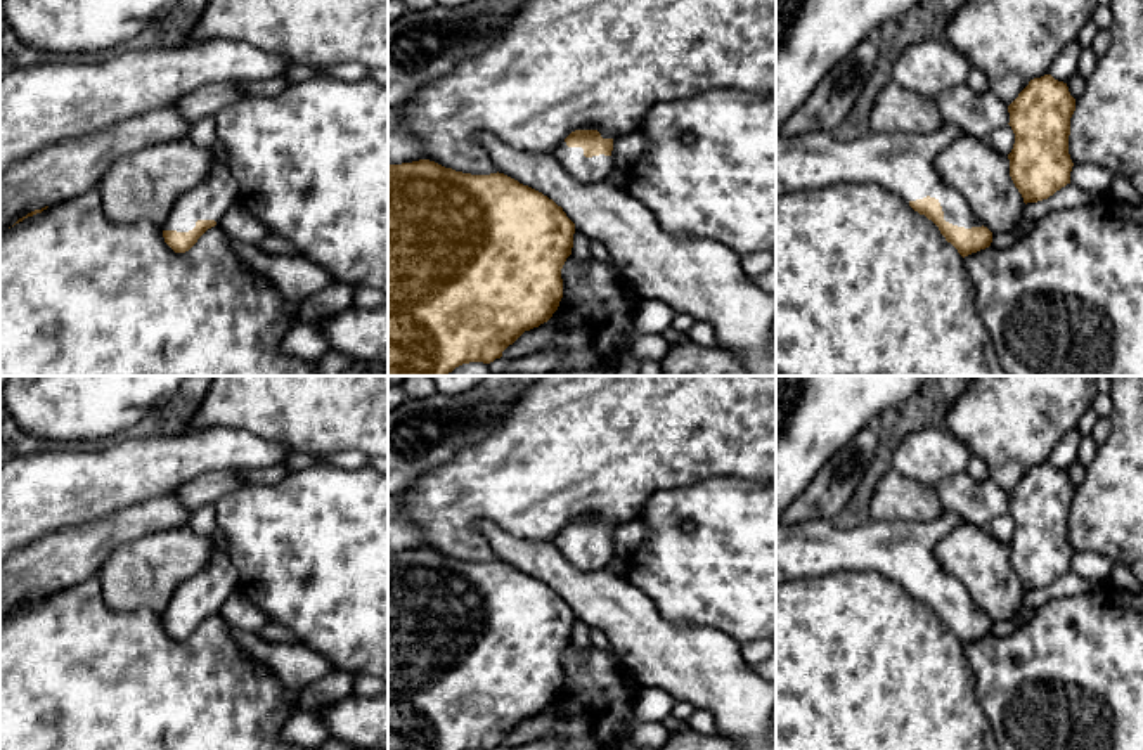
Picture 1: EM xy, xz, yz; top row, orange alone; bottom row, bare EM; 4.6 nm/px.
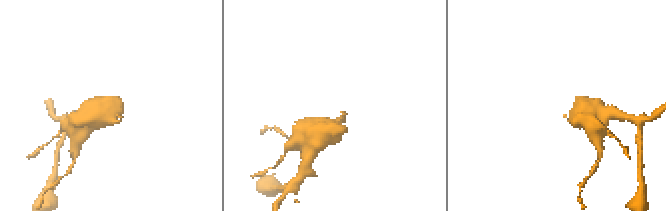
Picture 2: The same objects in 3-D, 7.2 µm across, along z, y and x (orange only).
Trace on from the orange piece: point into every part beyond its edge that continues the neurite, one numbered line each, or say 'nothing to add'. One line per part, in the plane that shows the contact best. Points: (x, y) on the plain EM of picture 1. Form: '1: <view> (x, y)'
1: yz (903, 551)

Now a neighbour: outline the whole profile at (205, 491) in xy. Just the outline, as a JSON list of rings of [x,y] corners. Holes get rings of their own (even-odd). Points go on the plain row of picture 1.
[[[210,471],[182,485],[173,494],[194,513],[203,506],[215,506],[222,495],[244,485],[248,483],[236,471]]]

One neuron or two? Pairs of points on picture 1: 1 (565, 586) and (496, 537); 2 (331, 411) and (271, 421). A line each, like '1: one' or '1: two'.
1: one
2: one

